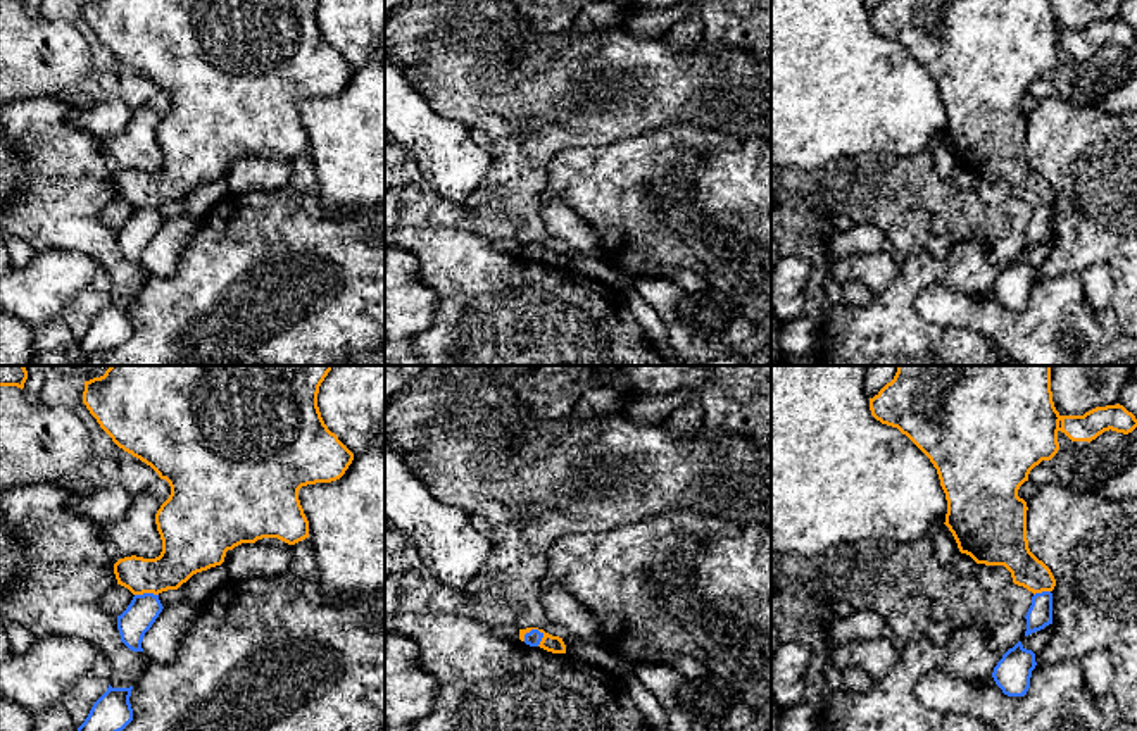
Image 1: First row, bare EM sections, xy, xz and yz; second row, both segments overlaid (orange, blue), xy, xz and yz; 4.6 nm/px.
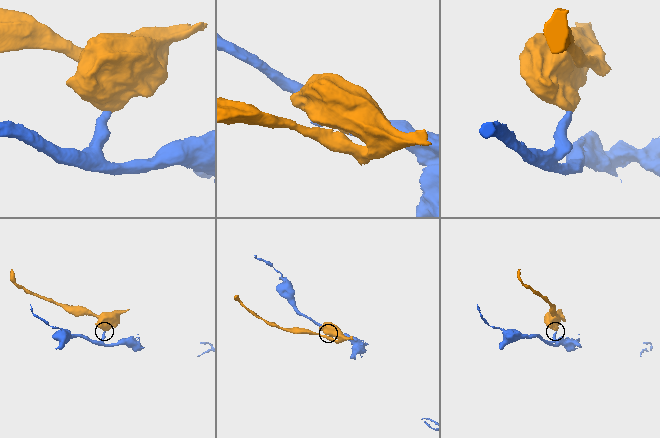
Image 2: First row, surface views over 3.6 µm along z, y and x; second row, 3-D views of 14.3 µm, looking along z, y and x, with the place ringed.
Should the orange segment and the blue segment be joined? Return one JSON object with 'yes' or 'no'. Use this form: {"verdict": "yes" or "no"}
{"verdict": "no"}

